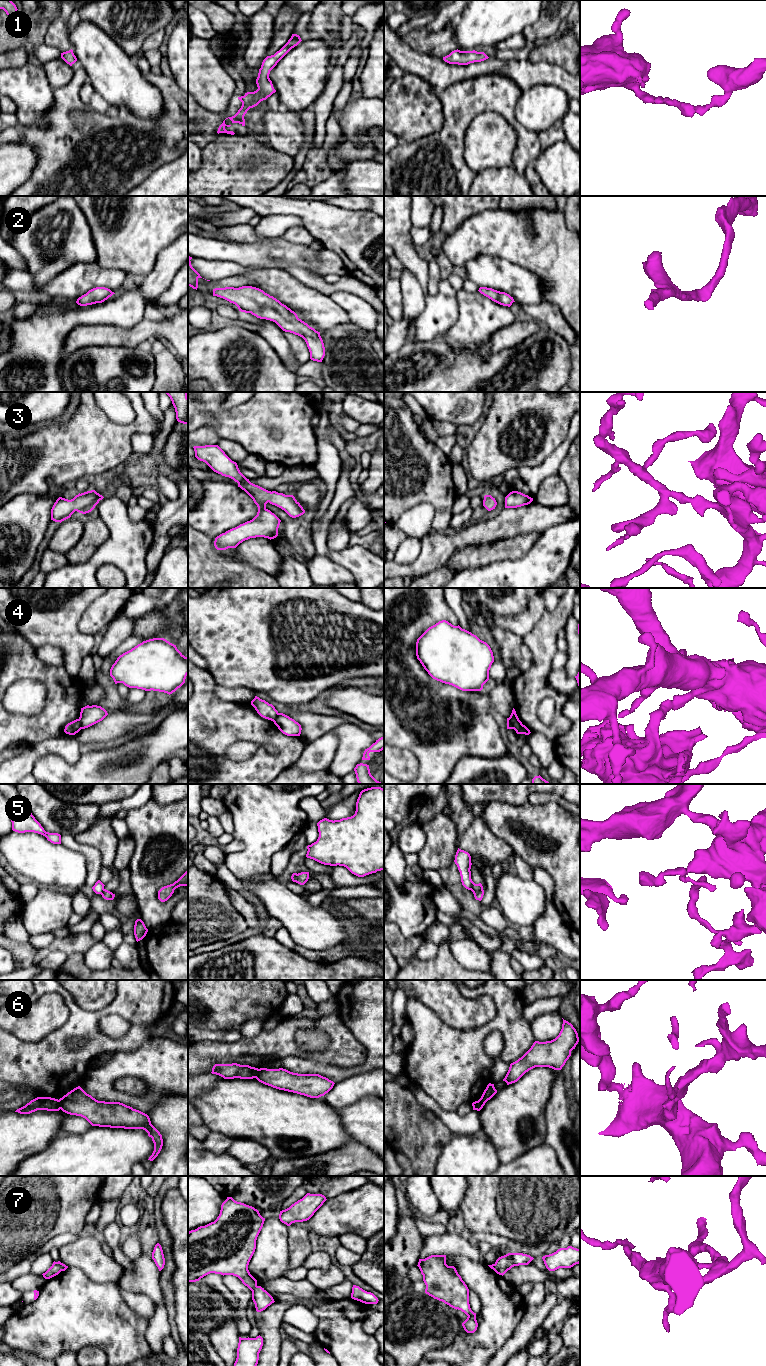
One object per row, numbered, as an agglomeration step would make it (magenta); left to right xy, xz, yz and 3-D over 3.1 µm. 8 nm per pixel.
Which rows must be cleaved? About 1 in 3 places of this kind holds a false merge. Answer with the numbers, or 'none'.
4, 5, 6, 7

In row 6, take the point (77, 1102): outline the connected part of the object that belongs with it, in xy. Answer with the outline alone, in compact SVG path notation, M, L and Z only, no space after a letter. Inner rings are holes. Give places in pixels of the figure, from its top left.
M80 1086L59 1101L63 1112L81 1116L92 1126L145 1130L154 1143L154 1151L148 1159L150 1161L153 1161L162 1149L162 1135L151 1124L149 1116L139 1110L120 1102L98 1101Z

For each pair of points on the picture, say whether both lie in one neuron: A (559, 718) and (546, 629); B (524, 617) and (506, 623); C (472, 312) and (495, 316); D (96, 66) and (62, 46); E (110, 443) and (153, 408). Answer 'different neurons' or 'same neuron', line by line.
A: same neuron
B: same neuron
C: same neuron
D: different neurons
E: different neurons

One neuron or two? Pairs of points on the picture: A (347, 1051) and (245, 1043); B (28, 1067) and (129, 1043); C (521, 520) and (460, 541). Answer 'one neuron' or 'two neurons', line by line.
A: one neuron
B: one neuron
C: one neuron

